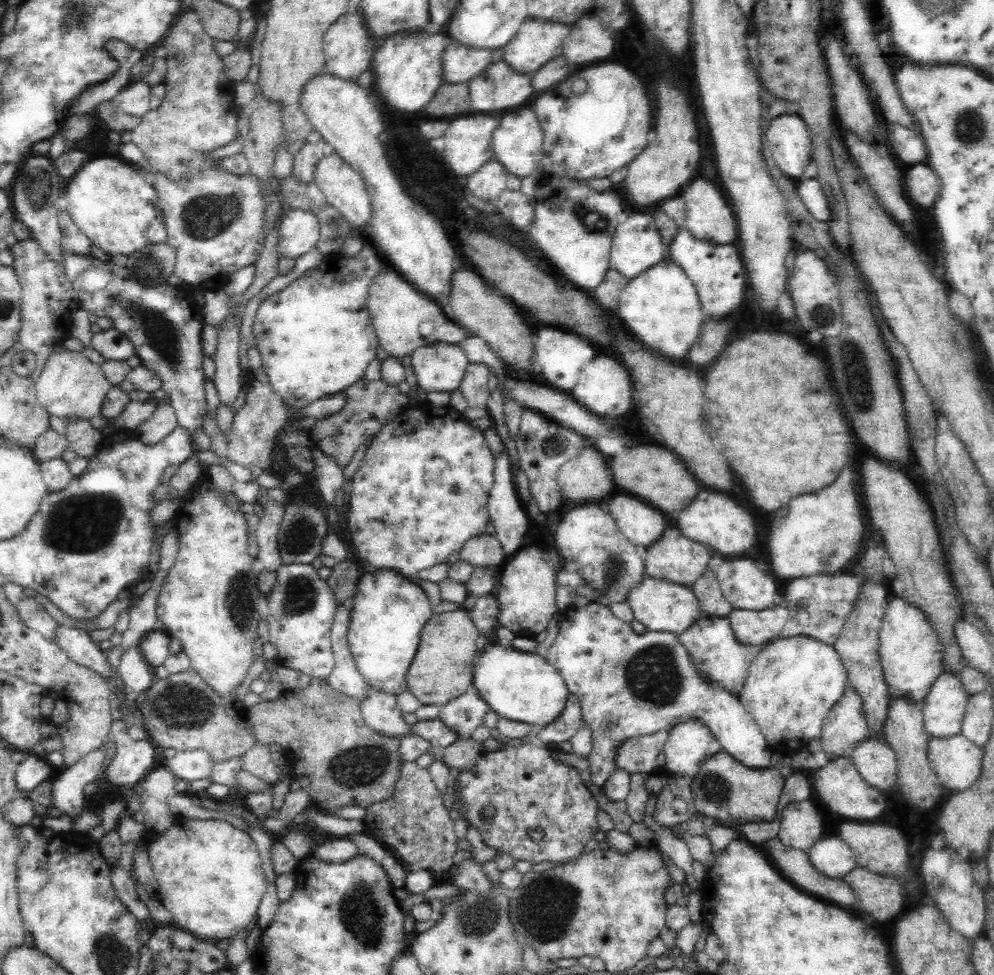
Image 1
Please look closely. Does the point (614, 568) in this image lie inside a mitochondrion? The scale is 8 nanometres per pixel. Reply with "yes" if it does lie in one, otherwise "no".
yes

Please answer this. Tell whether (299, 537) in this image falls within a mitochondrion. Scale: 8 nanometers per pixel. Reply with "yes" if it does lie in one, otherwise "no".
yes

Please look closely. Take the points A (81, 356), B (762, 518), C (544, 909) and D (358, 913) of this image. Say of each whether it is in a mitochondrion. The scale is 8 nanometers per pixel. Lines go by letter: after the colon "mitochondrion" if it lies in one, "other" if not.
A: other
B: other
C: mitochondrion
D: mitochondrion

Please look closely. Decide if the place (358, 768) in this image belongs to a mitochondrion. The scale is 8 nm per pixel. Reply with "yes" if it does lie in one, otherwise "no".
yes

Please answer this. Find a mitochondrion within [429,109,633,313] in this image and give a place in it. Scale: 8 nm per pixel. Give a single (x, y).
(593, 220)

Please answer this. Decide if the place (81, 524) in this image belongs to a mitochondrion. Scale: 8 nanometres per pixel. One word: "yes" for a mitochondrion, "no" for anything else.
yes

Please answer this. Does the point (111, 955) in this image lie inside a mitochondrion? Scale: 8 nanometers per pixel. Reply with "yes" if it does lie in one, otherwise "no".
yes

